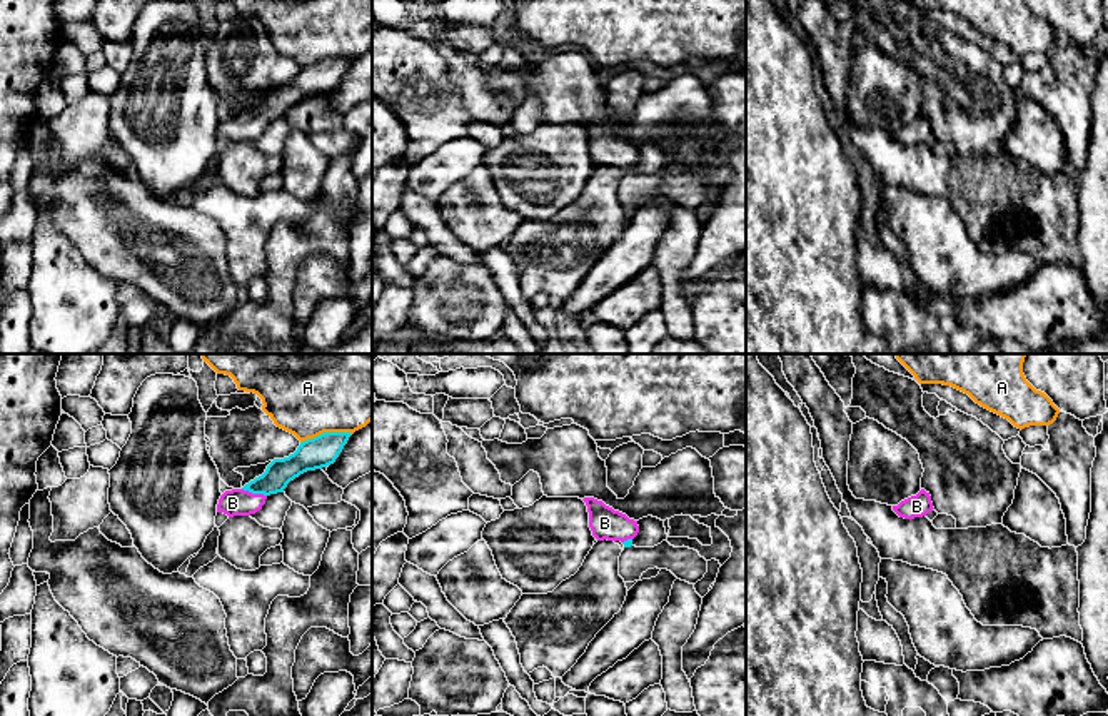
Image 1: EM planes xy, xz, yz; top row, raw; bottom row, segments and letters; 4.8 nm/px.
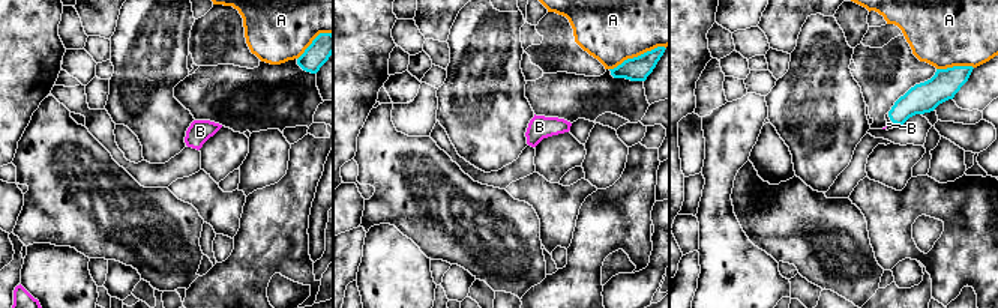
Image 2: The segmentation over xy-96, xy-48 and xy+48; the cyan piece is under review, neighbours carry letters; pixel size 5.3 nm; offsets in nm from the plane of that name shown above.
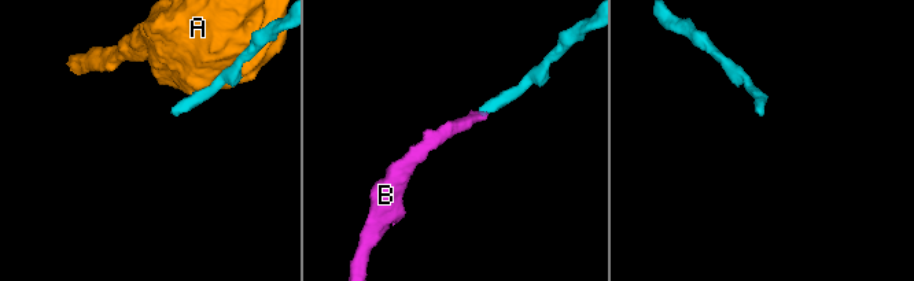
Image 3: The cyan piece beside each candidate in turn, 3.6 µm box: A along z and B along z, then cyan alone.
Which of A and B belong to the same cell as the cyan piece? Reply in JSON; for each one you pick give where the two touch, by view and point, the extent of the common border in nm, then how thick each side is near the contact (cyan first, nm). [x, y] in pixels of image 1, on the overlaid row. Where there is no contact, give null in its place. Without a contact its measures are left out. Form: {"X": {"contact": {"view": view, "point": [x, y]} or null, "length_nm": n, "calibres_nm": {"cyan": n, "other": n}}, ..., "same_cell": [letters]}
{"B": {"contact": {"view": "xy", "point": [254, 493]}, "length_nm": 130, "calibres_nm": {"cyan": 140, "other": 130}}, "same_cell": ["B"]}

